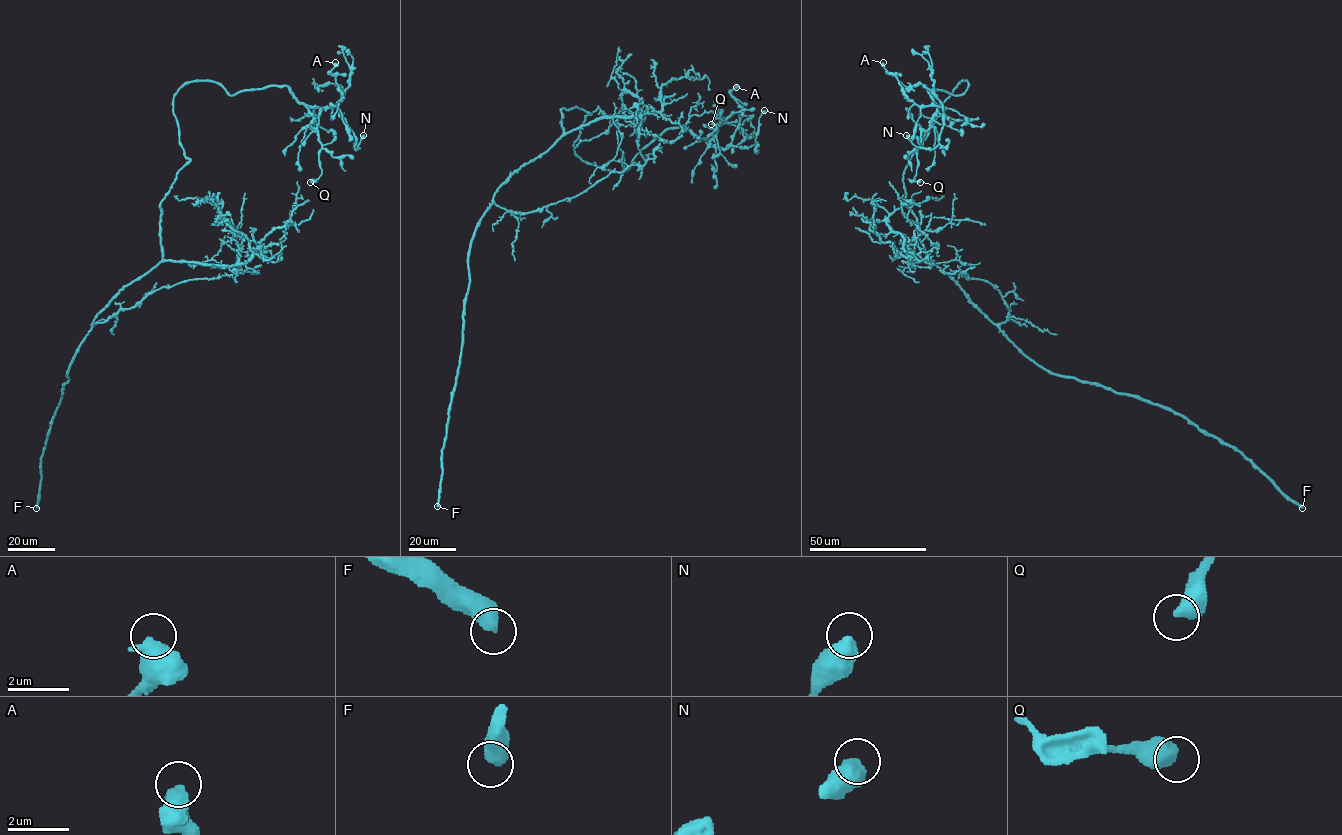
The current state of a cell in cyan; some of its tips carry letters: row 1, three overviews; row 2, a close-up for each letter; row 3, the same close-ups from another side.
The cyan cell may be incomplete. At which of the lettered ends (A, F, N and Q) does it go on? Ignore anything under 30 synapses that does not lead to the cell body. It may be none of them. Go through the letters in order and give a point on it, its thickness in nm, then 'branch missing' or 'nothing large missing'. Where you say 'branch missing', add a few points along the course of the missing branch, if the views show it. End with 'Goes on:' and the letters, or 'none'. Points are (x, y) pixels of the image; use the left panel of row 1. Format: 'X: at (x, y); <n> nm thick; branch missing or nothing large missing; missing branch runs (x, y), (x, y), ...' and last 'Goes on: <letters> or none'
A: at (335, 62); 600 nm thick; nothing large missing
F: at (36, 508); 600 nm thick; branch missing
N: at (363, 135); 600 nm thick; nothing large missing
Q: at (310, 182); 550 nm thick; nothing large missing
Goes on: F

